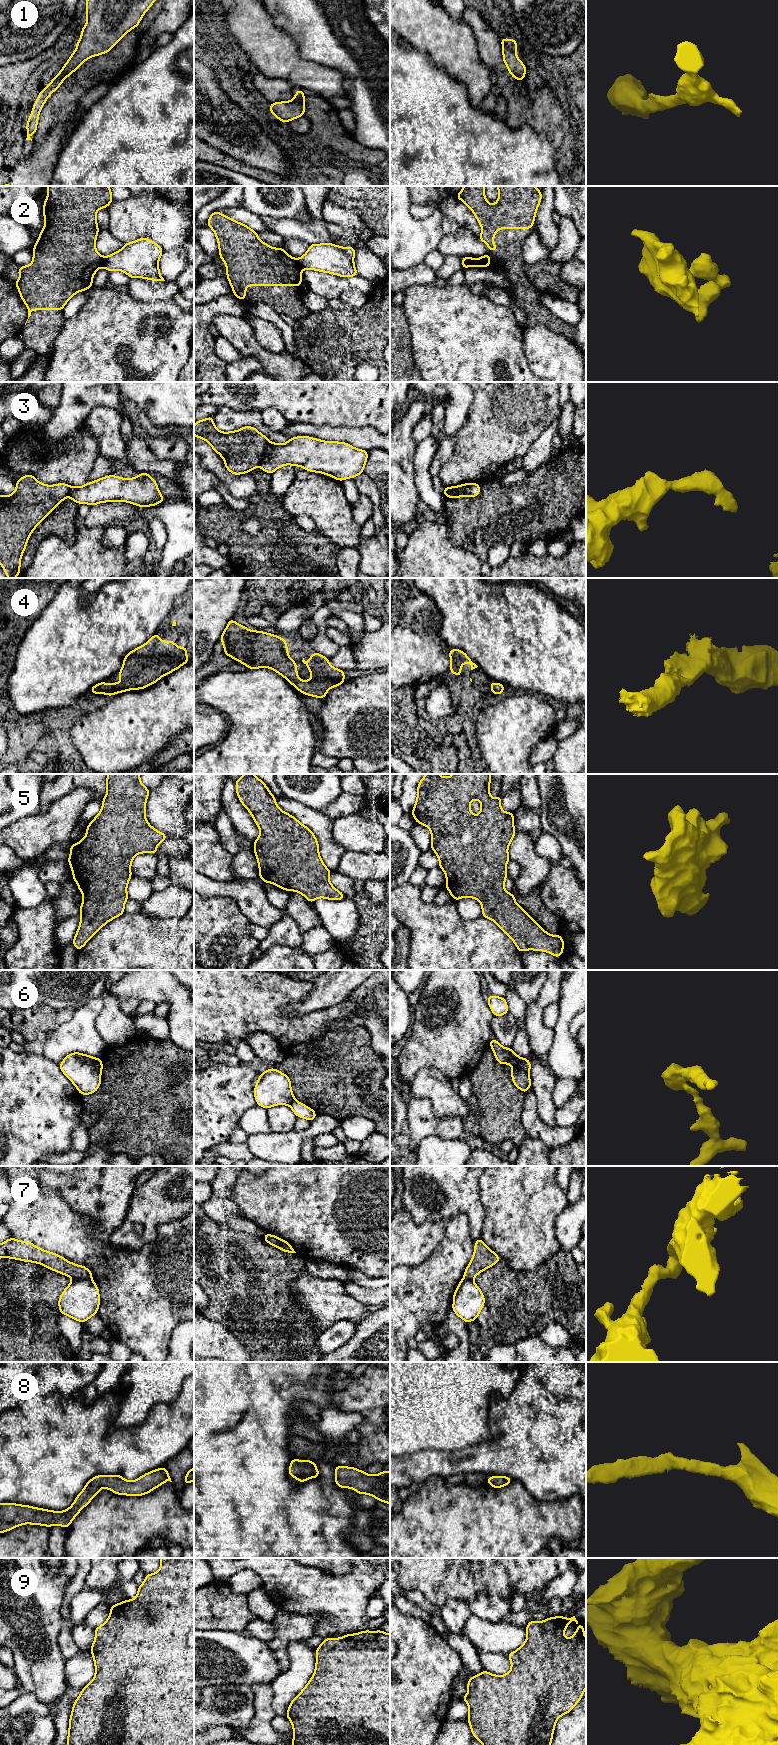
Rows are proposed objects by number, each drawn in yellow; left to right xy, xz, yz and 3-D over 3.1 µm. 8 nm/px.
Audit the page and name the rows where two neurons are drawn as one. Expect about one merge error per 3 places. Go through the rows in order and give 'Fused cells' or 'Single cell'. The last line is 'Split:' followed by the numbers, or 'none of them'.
1: Single cell
2: Fused cells
3: Fused cells
4: Single cell
5: Single cell
6: Fused cells
7: Fused cells
8: Single cell
9: Single cell
Split: 2, 3, 6, 7

